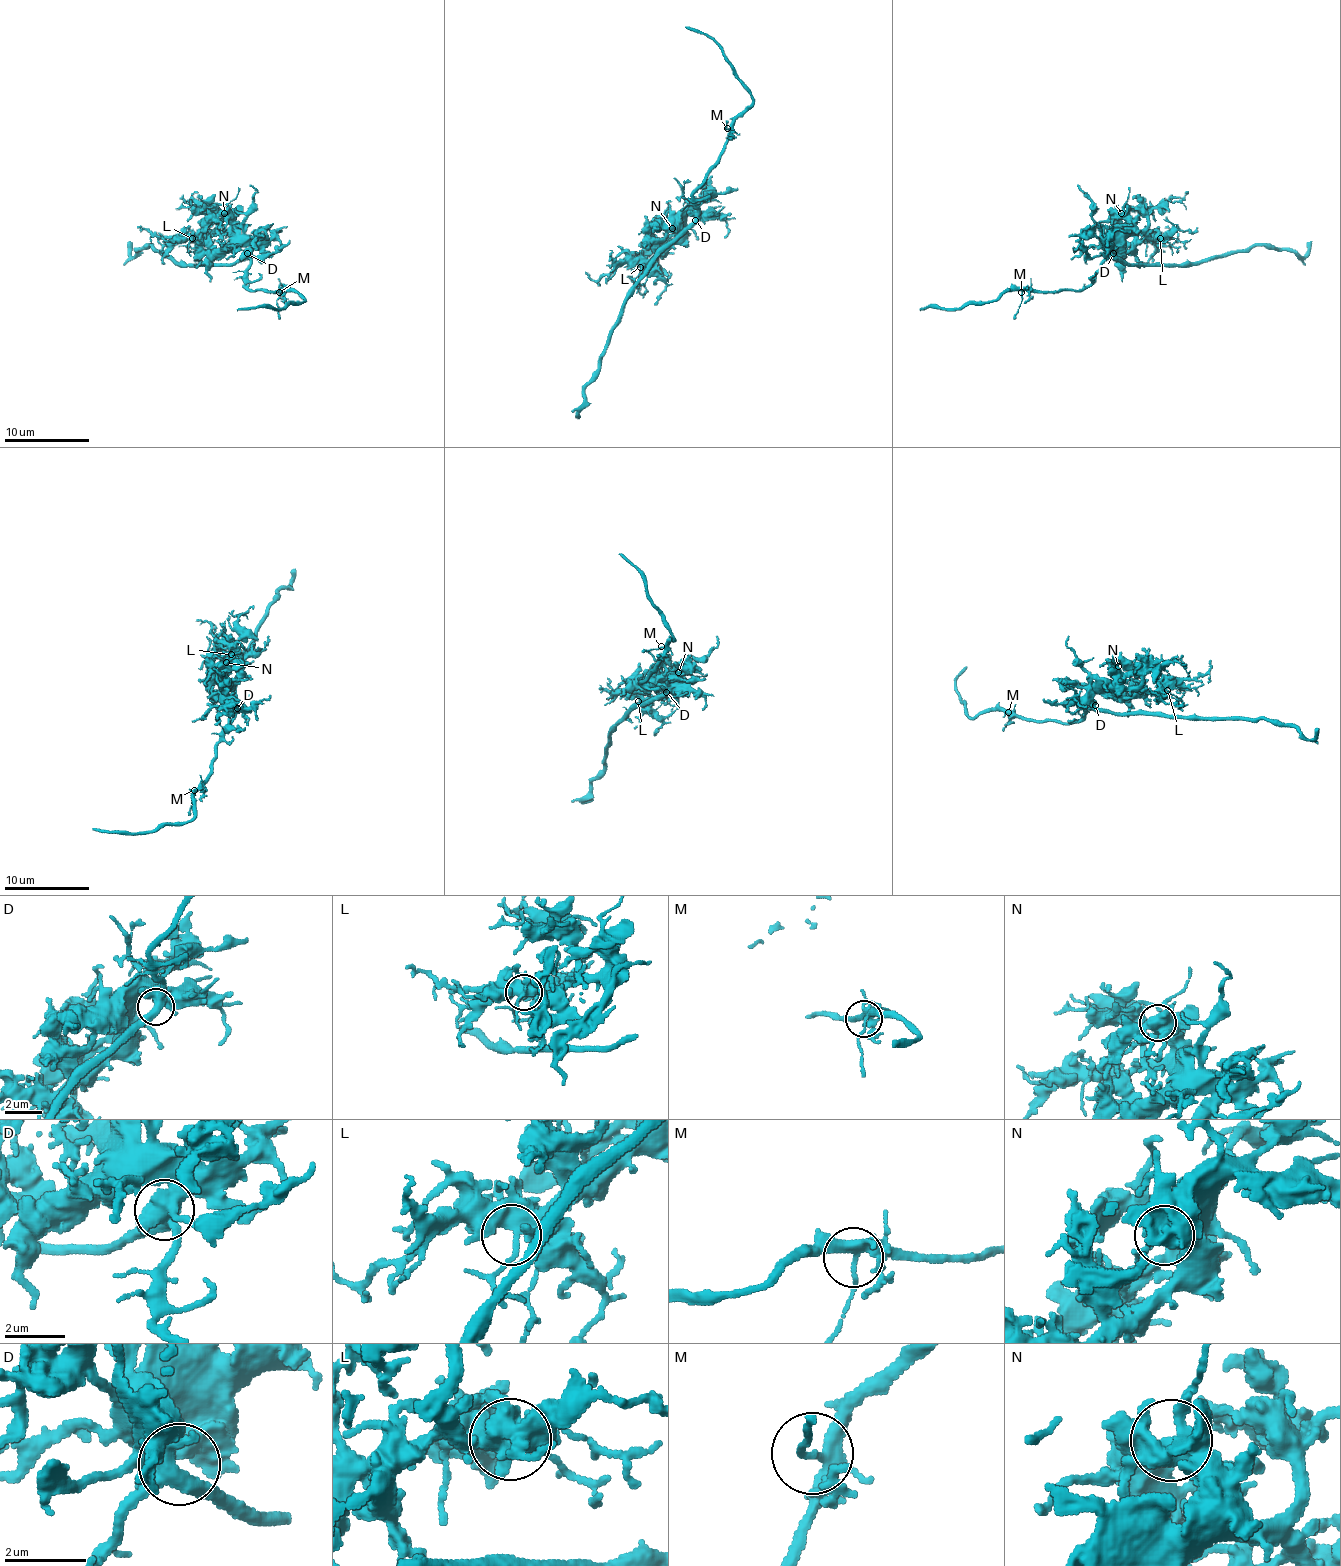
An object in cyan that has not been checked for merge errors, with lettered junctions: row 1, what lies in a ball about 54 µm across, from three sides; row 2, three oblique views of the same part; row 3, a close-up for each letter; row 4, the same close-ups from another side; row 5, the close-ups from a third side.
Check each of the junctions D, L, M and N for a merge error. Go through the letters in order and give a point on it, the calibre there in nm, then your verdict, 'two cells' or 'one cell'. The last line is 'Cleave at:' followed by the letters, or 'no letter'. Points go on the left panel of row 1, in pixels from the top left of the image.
D: (247, 253) | 480 nm | one cell
L: (192, 238) | 460 nm | one cell
M: (279, 292) | 320 nm | one cell
N: (224, 213) | 550 nm | one cell
Cleave at: no letter

